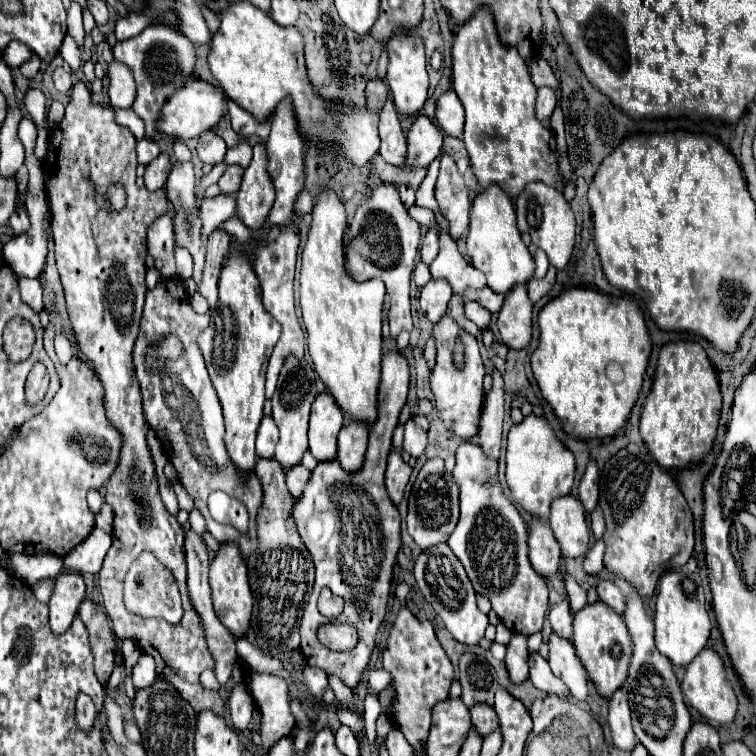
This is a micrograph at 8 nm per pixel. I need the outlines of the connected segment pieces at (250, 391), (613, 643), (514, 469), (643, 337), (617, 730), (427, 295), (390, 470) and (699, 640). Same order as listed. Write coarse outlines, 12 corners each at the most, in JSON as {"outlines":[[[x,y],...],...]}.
{"outlines":[[[232,246],[200,332],[240,480],[254,472],[268,348],[250,256]],[[602,602],[574,616],[572,646],[602,698],[622,688],[632,640]],[[544,416],[506,438],[512,500],[548,520],[570,494],[574,456]],[[570,288],[530,364],[562,430],[612,438],[652,342],[634,300]],[[624,690],[610,698],[608,724],[614,746],[632,752],[632,730]],[[432,278],[420,292],[420,310],[432,324],[446,314],[452,286]],[[400,450],[388,454],[386,488],[390,502],[398,506],[412,468]],[[680,572],[660,578],[656,648],[688,666],[710,638],[704,602]]]}

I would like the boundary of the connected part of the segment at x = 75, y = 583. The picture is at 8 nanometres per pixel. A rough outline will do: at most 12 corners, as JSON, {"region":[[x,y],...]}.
{"region":[[80,574],[52,578],[48,600],[54,634],[68,630],[86,596]]}

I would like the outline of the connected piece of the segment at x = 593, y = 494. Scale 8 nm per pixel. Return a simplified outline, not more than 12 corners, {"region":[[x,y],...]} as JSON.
{"region":[[590,460],[578,486],[586,512],[598,504],[598,468]]}

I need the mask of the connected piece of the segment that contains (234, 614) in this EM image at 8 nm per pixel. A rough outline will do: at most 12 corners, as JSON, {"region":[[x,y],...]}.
{"region":[[234,544],[210,564],[212,604],[234,638],[252,618],[246,564]]}

